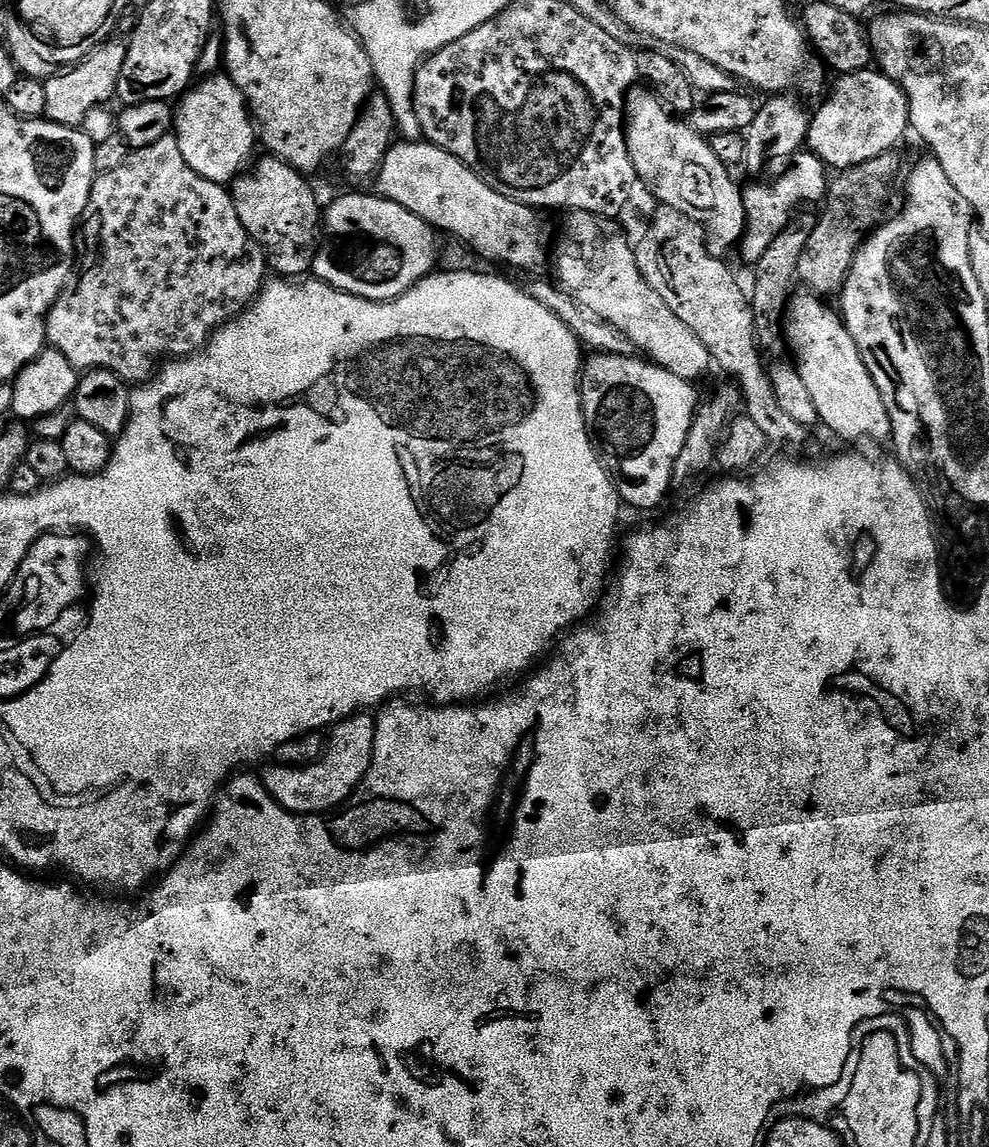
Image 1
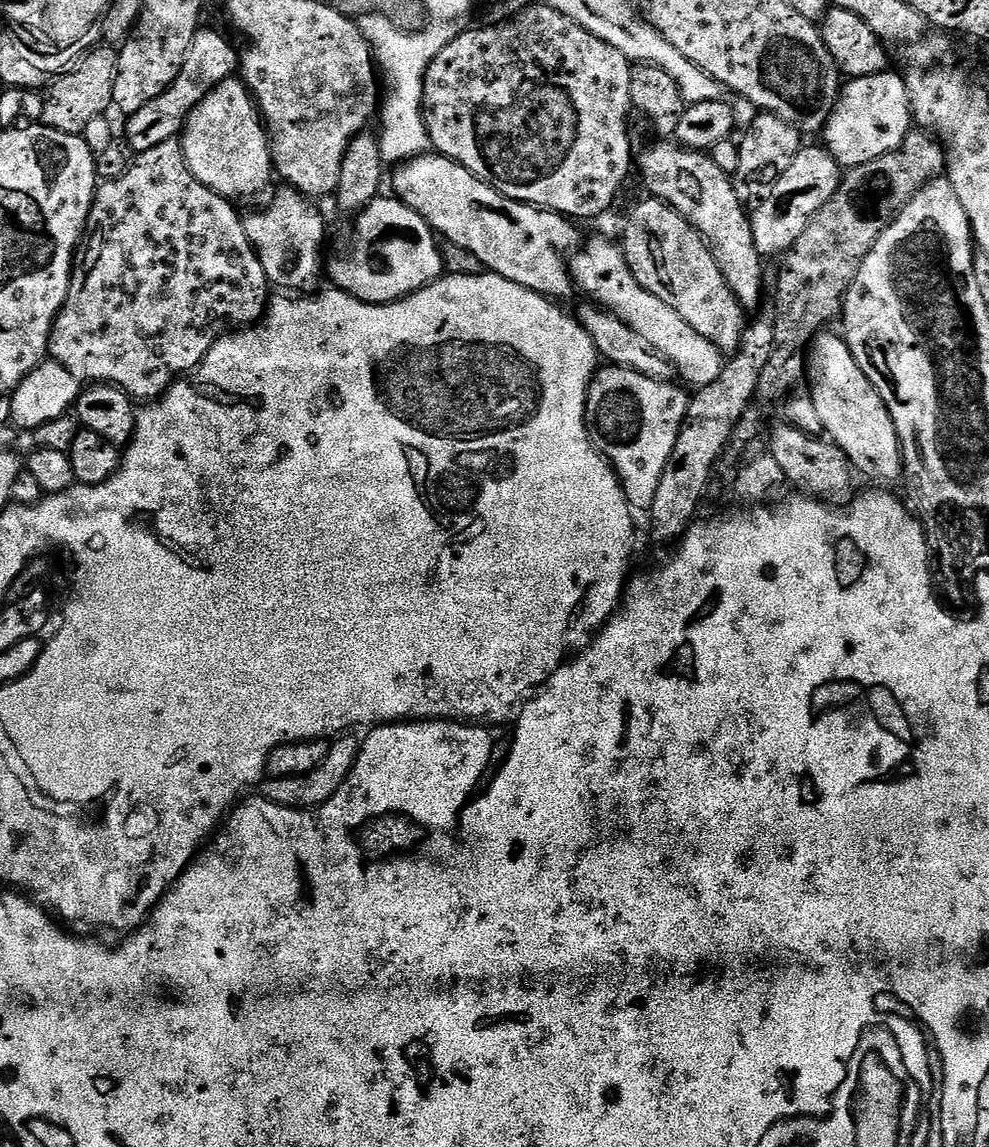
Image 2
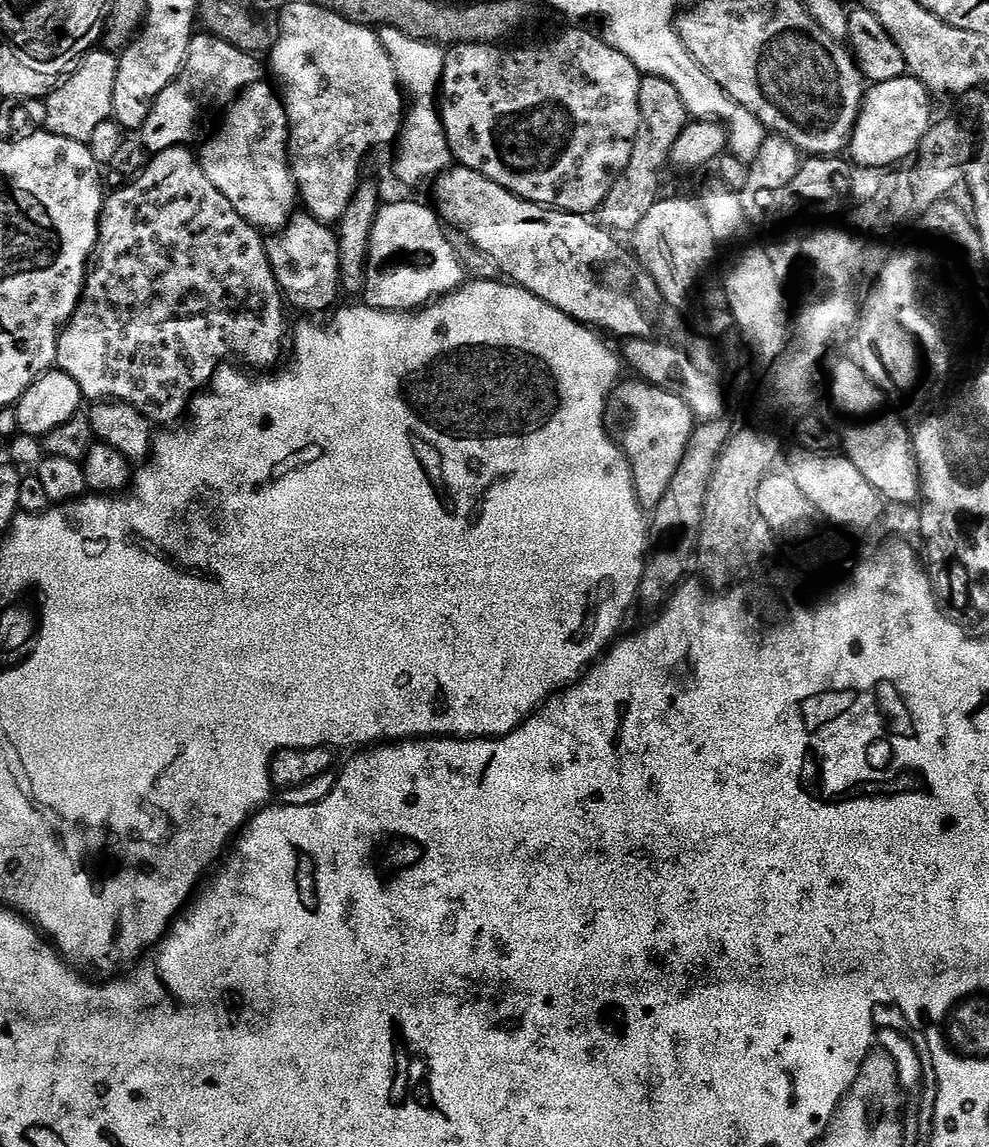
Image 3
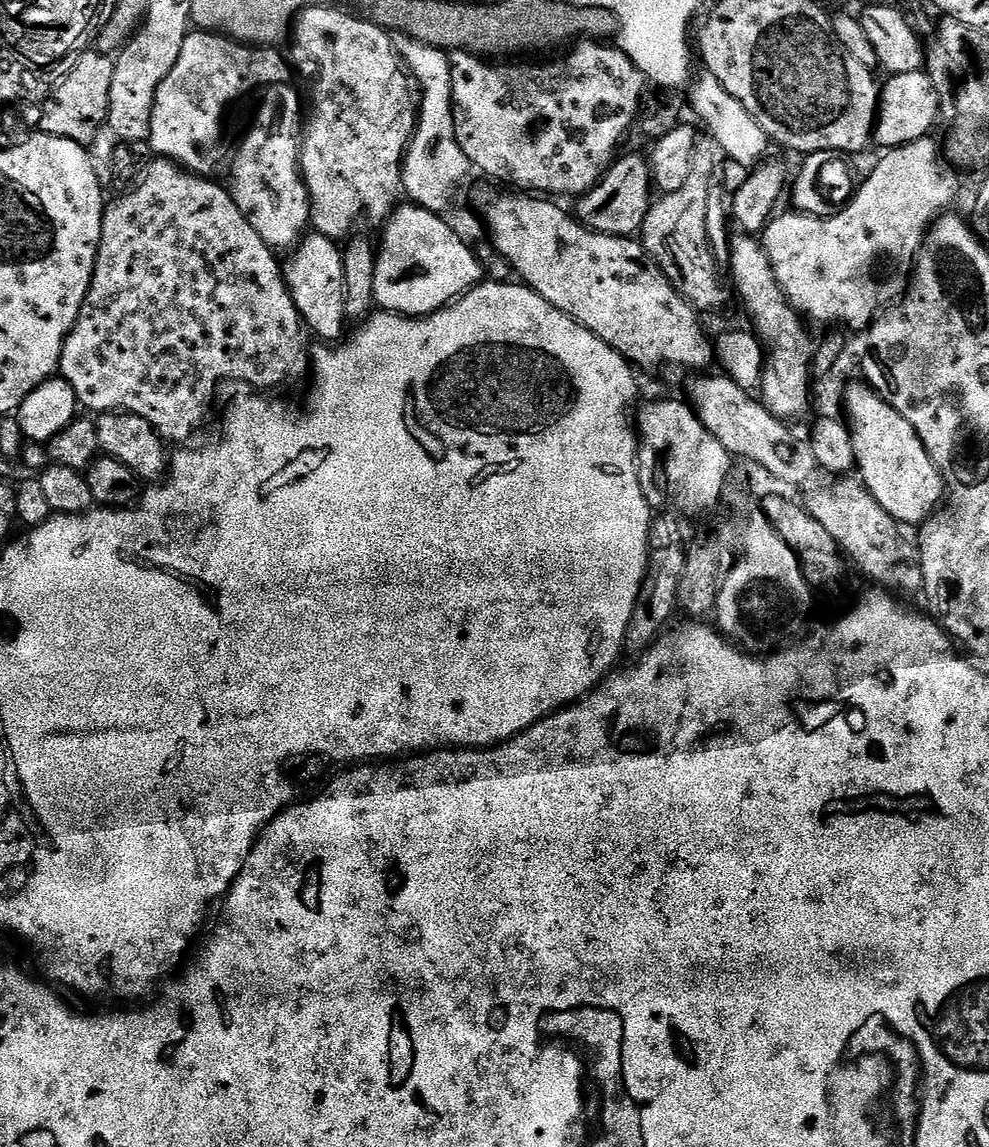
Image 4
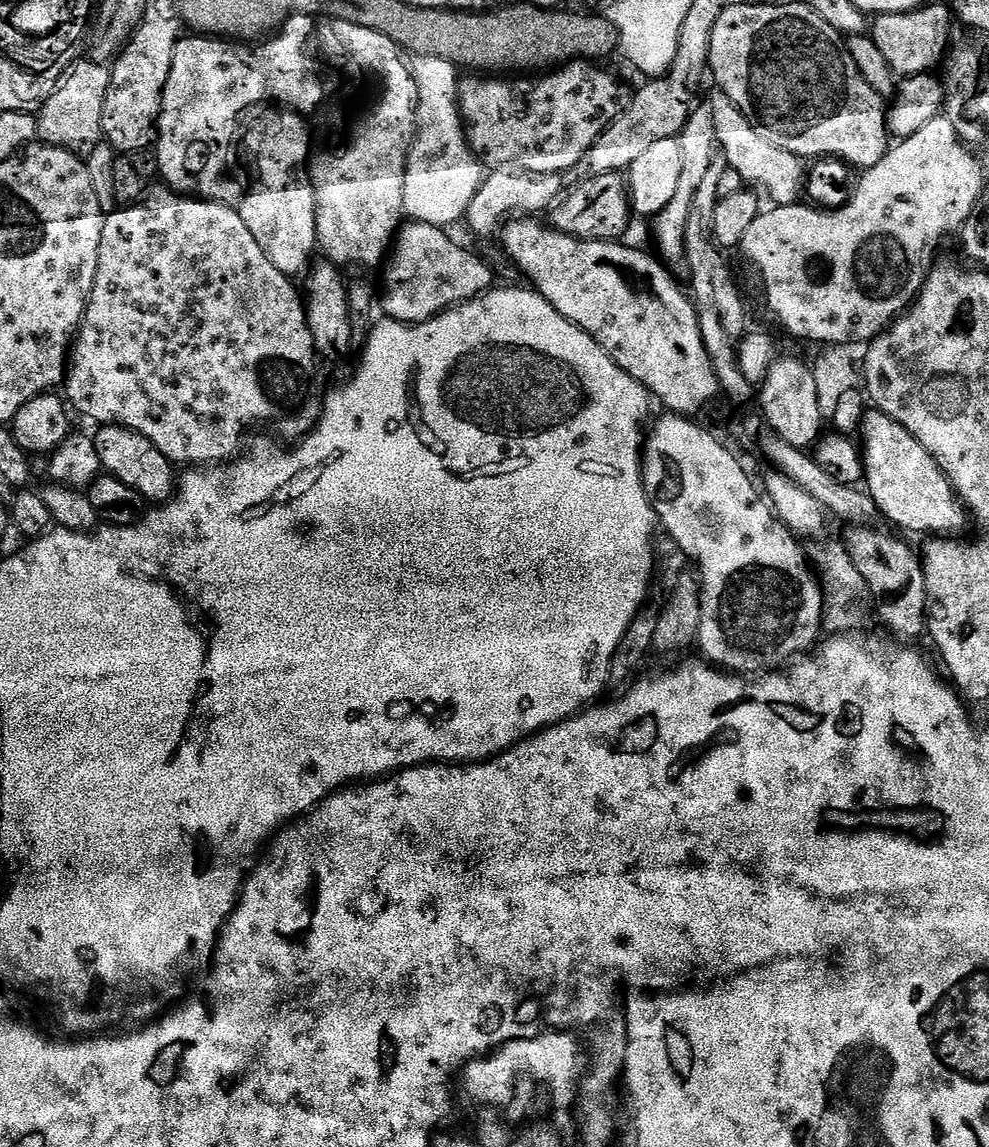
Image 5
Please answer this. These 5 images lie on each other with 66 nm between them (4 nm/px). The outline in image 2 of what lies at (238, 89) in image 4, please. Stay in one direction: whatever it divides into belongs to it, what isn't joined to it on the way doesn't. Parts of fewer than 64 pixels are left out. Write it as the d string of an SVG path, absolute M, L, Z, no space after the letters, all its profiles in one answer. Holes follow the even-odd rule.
M208 26L201 27L196 33L194 42L188 51L188 60L182 66L178 78L154 102L146 102L142 110L127 117L123 135L128 145L137 154L146 150L154 150L154 146L162 146L162 142L177 139L188 123L188 115L210 94L223 80L233 79L238 68L238 52L232 49L232 44L220 32L211 32Z

